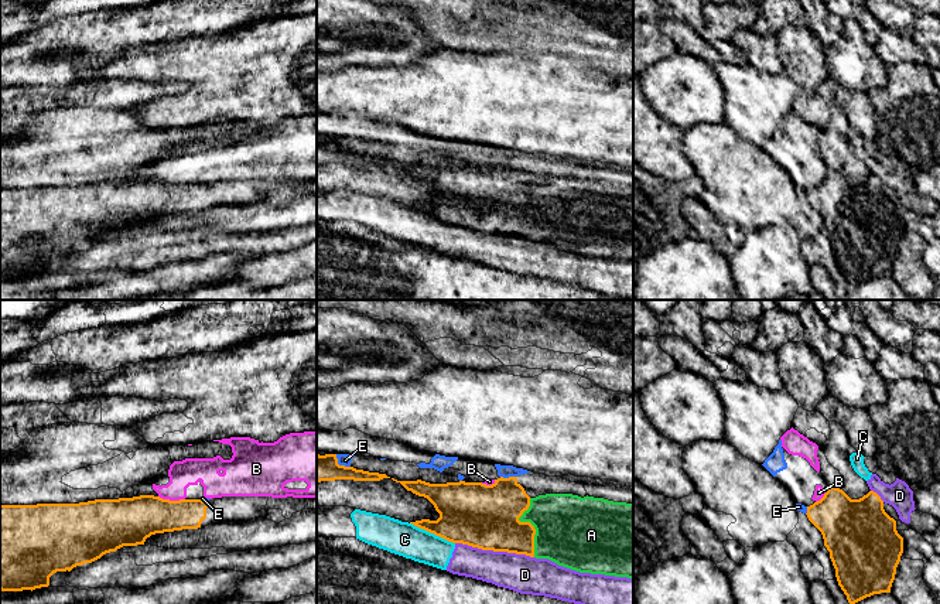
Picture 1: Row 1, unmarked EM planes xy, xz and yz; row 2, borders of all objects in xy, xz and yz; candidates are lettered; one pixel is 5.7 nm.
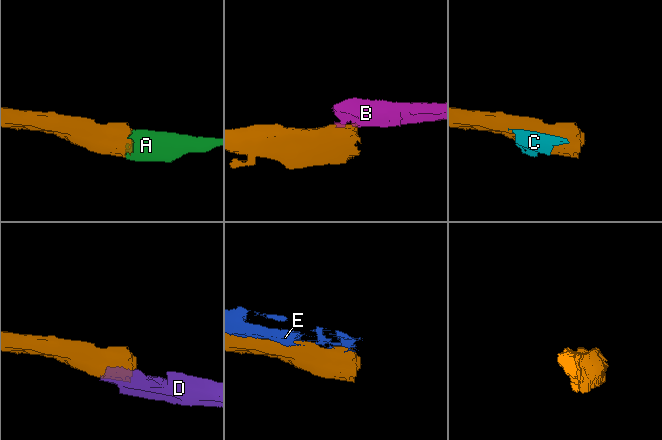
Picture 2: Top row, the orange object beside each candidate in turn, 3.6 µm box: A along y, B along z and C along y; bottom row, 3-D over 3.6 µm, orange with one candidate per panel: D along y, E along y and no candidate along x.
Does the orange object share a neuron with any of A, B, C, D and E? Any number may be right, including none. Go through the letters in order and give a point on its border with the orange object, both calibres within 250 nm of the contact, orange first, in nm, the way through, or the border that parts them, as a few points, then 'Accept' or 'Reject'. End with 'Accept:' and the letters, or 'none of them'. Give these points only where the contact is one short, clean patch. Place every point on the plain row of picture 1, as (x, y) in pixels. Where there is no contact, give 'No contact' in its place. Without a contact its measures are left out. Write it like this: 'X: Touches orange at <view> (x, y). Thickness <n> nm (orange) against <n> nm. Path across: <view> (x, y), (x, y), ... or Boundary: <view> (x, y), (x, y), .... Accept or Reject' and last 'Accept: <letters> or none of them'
A: Touches orange at xz (530, 207). Thickness 360 nm (orange) against 400 nm. Accept
B: Touches orange at xy (171, 184). Thickness 260 nm (orange) against 160 nm. Boundary: xy (159, 178), (167, 183), (184, 183). Reject
C: Touches orange at xz (433, 215). Thickness 360 nm (orange) against 190 nm. Reject
D: Touches orange at xz (495, 234). Thickness 360 nm (orange) against 220 nm. Boundary: xz (455, 225), (482, 232), (525, 236), (533, 241). Reject
E: Touches orange at xz (338, 147). Thickness 150 nm (orange) against 70 nm. Reject
Accept: A

